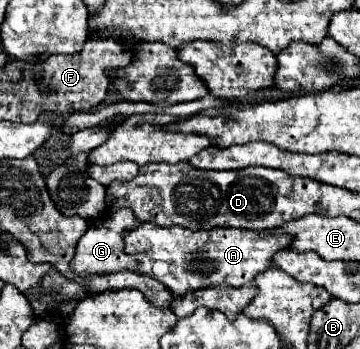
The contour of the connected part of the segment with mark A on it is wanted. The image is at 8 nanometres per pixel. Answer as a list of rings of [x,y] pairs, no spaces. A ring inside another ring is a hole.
[[[154,221],[140,223],[126,231],[124,251],[138,261],[136,273],[150,275],[164,283],[174,295],[182,297],[188,291],[198,291],[210,285],[228,283],[242,287],[250,283],[258,273],[272,267],[272,255],[290,245],[288,235],[270,235],[266,231],[242,231],[242,229],[202,229],[190,231],[182,227],[166,229]]]

